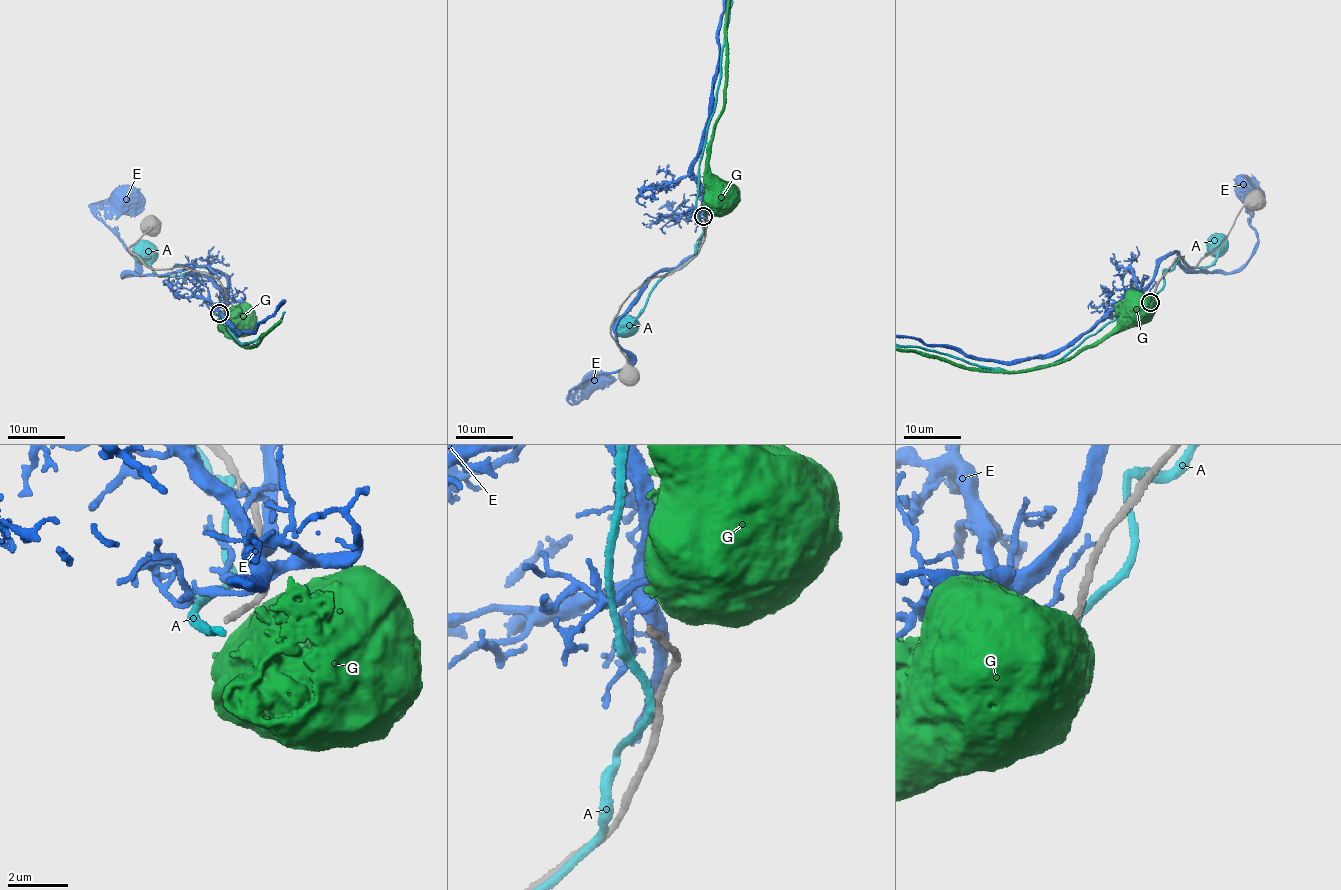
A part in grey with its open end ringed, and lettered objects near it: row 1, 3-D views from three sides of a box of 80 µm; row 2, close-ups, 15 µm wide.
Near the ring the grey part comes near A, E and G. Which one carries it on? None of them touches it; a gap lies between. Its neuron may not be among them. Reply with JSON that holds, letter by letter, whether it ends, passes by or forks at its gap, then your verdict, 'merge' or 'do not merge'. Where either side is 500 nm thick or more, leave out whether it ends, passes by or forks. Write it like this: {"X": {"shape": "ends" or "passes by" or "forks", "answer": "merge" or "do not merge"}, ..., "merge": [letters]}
{"A": {"shape": "passes by", "answer": "do not merge"}, "E": {"shape": "forks", "answer": "do not merge"}, "G": {"answer": "do not merge"}, "merge": []}

